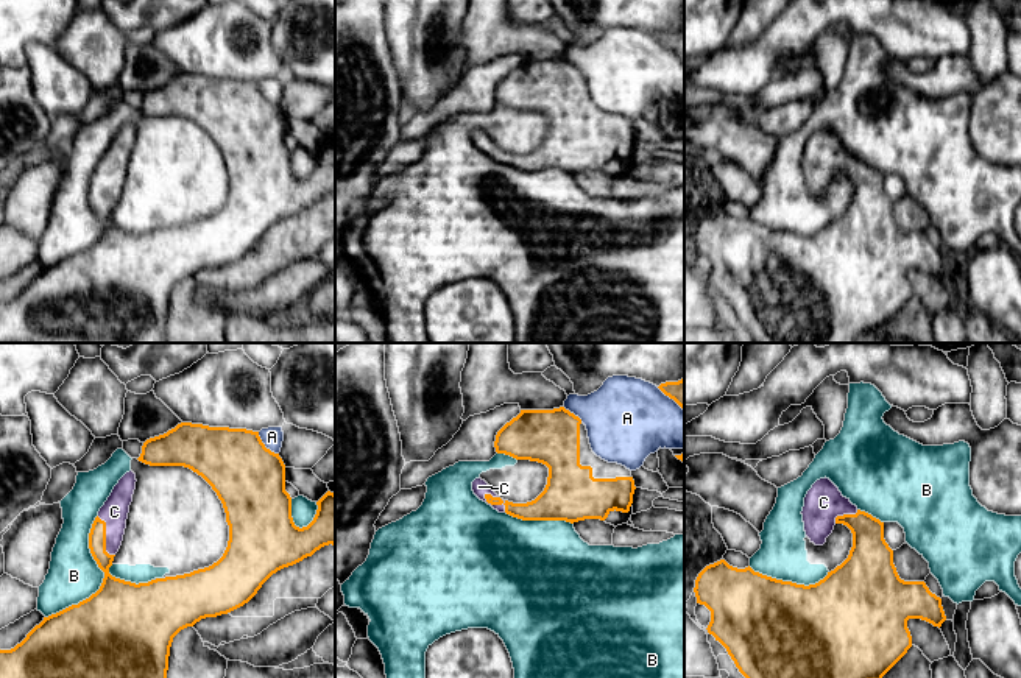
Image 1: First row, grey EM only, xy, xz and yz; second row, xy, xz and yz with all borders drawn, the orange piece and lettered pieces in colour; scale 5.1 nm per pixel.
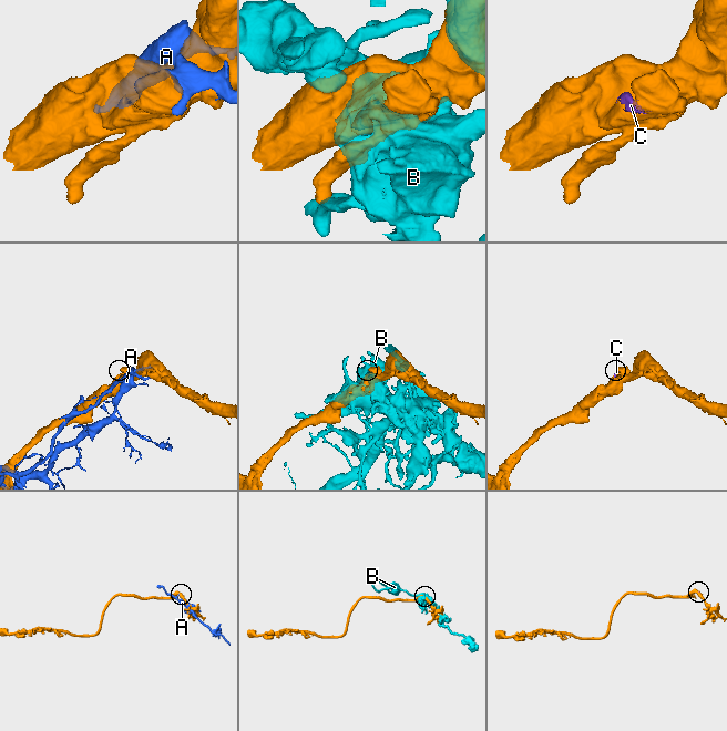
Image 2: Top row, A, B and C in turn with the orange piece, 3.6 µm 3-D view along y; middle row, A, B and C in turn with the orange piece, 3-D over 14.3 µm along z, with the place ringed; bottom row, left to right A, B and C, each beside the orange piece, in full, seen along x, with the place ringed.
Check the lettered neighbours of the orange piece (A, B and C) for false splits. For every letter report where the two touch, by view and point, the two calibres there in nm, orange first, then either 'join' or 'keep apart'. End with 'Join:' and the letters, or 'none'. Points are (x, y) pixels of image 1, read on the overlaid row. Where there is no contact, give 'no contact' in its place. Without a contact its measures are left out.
A: xy (264, 446) | 360/110 nm | keep apart
B: xy (103, 579) | 420/260 nm | keep apart
C: xz (496, 504) | 140/80 nm | join
Join: C

